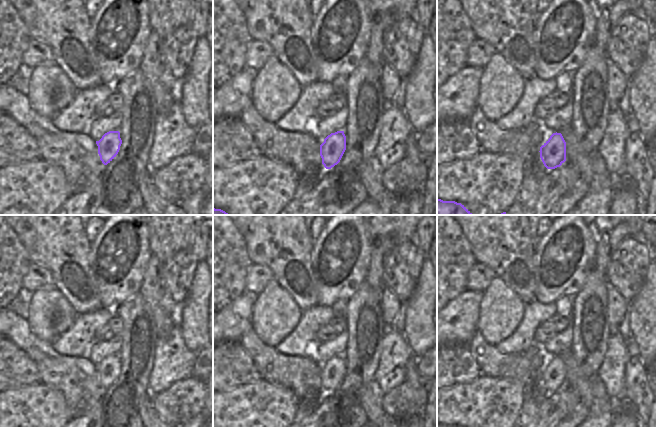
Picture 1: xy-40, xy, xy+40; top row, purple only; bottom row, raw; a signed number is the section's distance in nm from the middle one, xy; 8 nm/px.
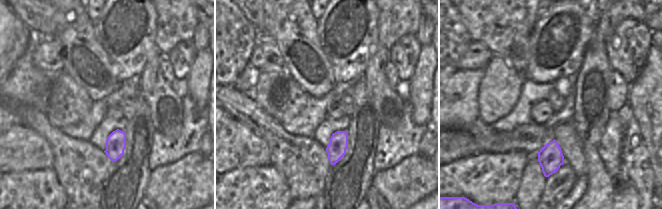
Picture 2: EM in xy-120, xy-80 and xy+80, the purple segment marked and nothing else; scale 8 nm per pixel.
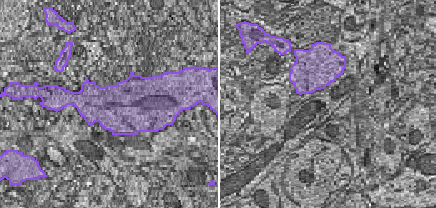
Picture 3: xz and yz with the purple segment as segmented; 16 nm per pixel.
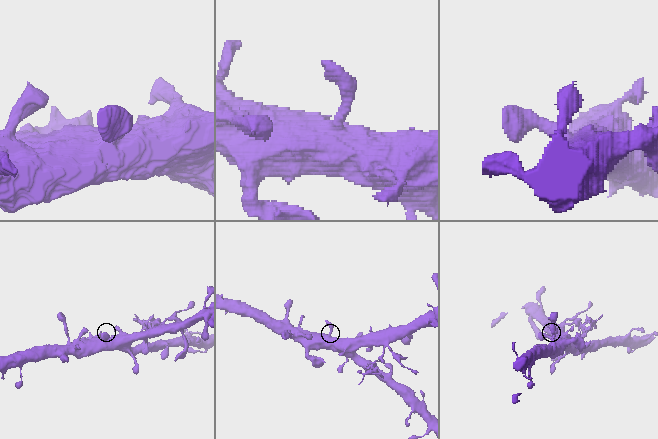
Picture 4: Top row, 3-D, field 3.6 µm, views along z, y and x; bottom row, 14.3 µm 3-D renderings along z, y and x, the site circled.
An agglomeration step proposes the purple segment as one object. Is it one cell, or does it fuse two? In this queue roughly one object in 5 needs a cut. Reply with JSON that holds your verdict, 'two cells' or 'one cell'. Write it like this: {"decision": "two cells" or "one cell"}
{"decision": "one cell"}

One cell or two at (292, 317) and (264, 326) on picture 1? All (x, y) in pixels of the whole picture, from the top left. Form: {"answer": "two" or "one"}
{"answer": "one"}

